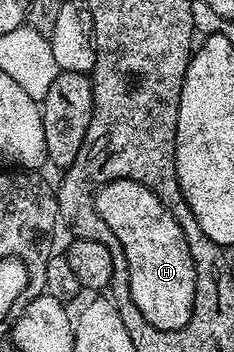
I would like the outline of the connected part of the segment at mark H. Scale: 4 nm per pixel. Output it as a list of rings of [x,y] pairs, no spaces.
[[[118,177],[99,185],[94,209],[116,235],[128,262],[129,292],[144,320],[161,332],[183,329],[195,306],[196,272],[183,228],[159,197],[146,184]]]

